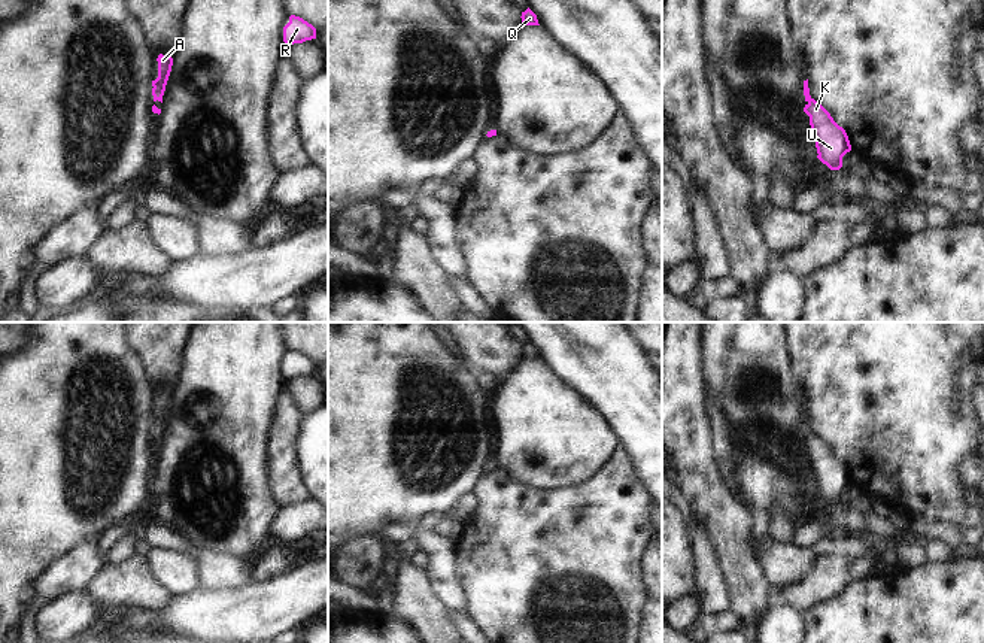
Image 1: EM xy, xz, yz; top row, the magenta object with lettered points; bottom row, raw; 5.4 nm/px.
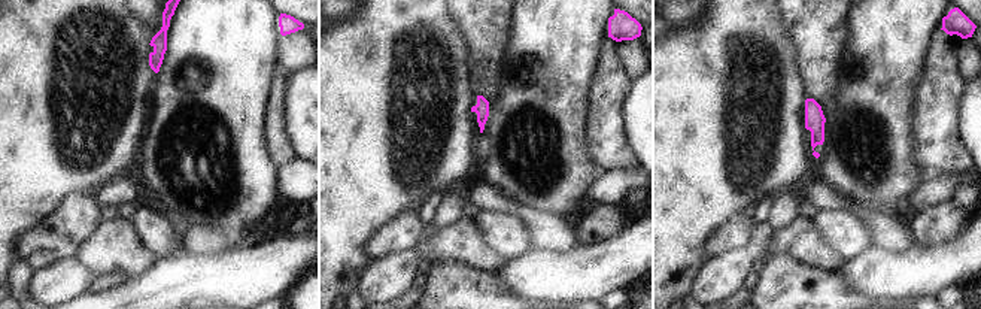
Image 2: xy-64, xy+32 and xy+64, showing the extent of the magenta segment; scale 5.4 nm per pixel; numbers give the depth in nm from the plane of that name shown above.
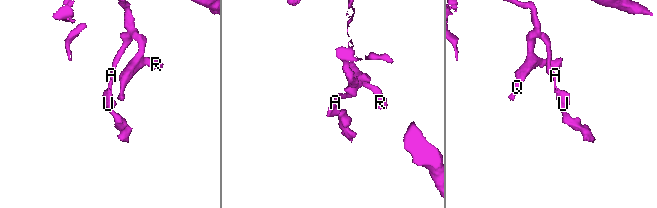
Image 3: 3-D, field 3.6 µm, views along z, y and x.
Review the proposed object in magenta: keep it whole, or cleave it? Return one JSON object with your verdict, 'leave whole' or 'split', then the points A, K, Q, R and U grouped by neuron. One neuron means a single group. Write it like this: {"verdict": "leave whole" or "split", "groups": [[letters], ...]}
{"verdict": "leave whole", "groups": [["A", "K", "Q", "R", "U"]]}

